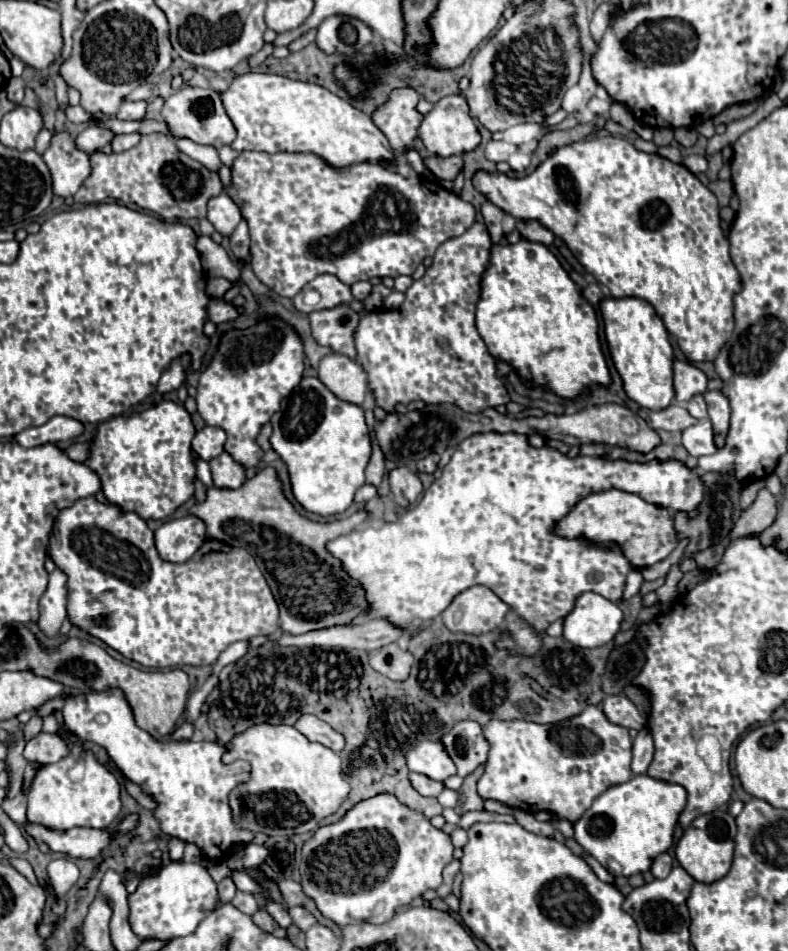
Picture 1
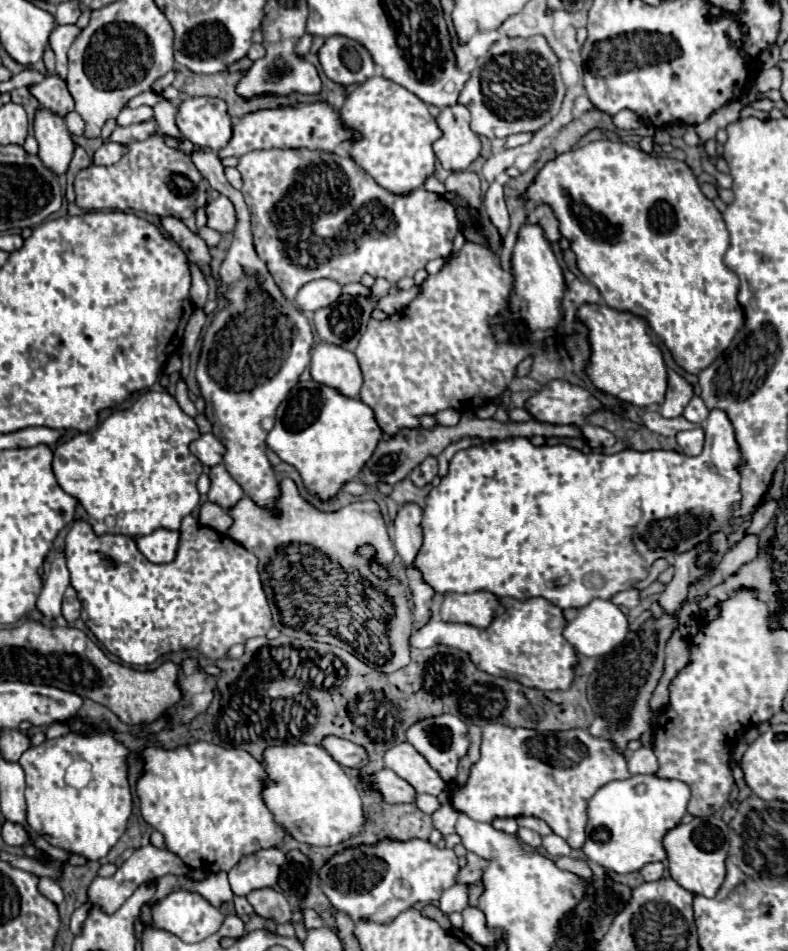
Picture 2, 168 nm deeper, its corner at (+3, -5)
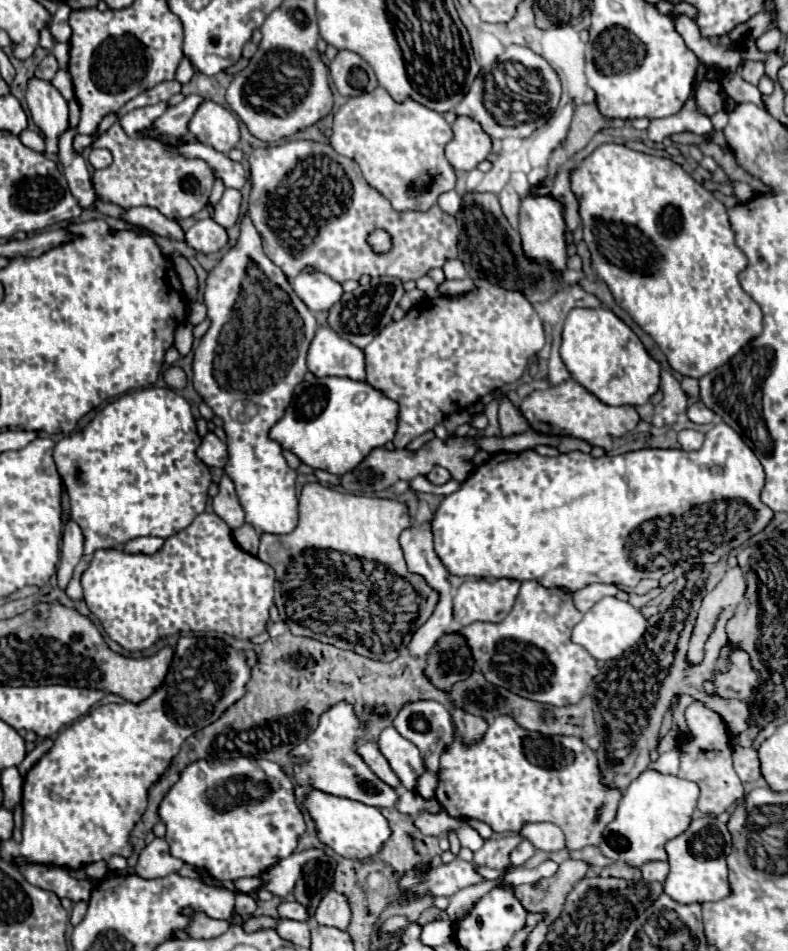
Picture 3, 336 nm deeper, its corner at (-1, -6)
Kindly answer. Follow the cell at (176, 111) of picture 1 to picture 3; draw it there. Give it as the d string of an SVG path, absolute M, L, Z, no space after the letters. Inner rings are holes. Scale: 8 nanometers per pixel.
M204 100L198 106L188 124L188 130L202 144L208 144L224 154L230 152L240 140L238 118L234 116L234 112L212 100Z

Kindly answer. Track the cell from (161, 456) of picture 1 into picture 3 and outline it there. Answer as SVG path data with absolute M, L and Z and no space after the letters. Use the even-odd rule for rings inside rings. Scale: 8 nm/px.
M144 388L144 390L136 390L136 392L130 392L130 394L124 394L120 396L116 402L110 402L104 410L100 410L96 414L96 418L80 432L72 432L68 436L64 436L56 446L54 446L54 462L56 462L56 468L58 468L58 474L62 476L62 482L66 486L66 492L70 496L70 506L72 506L72 518L74 522L80 526L82 534L84 534L84 558L78 562L76 570L74 570L74 578L72 582L68 584L66 588L66 594L72 598L72 600L82 600L82 586L80 586L80 574L88 568L88 562L90 562L90 556L94 550L100 550L100 548L120 548L124 546L128 540L132 538L138 538L138 536L160 536L160 538L168 538L176 532L180 532L182 528L186 528L198 514L204 512L206 508L206 492L208 492L208 486L210 486L210 470L206 474L206 466L204 462L200 462L200 458L196 456L196 448L200 446L202 438L198 436L198 430L196 430L196 422L194 422L194 416L192 416L192 410L190 410L190 404L180 396L176 394L174 390L170 388Z

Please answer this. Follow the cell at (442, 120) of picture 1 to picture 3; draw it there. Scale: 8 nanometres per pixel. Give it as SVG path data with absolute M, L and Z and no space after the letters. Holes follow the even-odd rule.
M458 116L452 124L454 138L446 146L446 158L456 170L472 170L490 154L490 136L470 116Z

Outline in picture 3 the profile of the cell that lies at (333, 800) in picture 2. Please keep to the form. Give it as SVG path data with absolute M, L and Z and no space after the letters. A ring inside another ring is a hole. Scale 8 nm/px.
M312 786L306 788L304 804L302 804L316 826L316 836L322 846L334 850L336 854L352 860L362 860L368 856L374 856L376 850L390 838L390 826L388 820L380 814L378 808L366 806L362 802L340 798L334 794L326 794L322 790L316 790Z

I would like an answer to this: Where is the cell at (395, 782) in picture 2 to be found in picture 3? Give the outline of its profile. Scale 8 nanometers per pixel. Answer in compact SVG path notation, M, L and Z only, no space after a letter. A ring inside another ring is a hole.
M338 702L328 712L322 714L318 728L292 752L292 756L306 760L304 764L298 764L296 780L302 786L314 786L322 792L352 798L358 802L364 802L368 806L376 808L392 808L398 802L398 792L382 782L366 764L364 760L354 752L356 738L362 736L360 720L356 718L352 706L348 702Z

